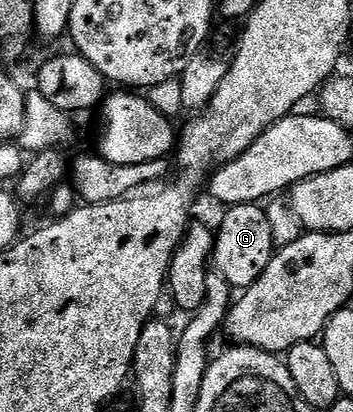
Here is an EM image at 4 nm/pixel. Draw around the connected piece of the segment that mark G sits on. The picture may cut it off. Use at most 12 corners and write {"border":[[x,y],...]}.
{"border":[[259,204],[232,206],[213,238],[213,266],[232,288],[275,255]]}

